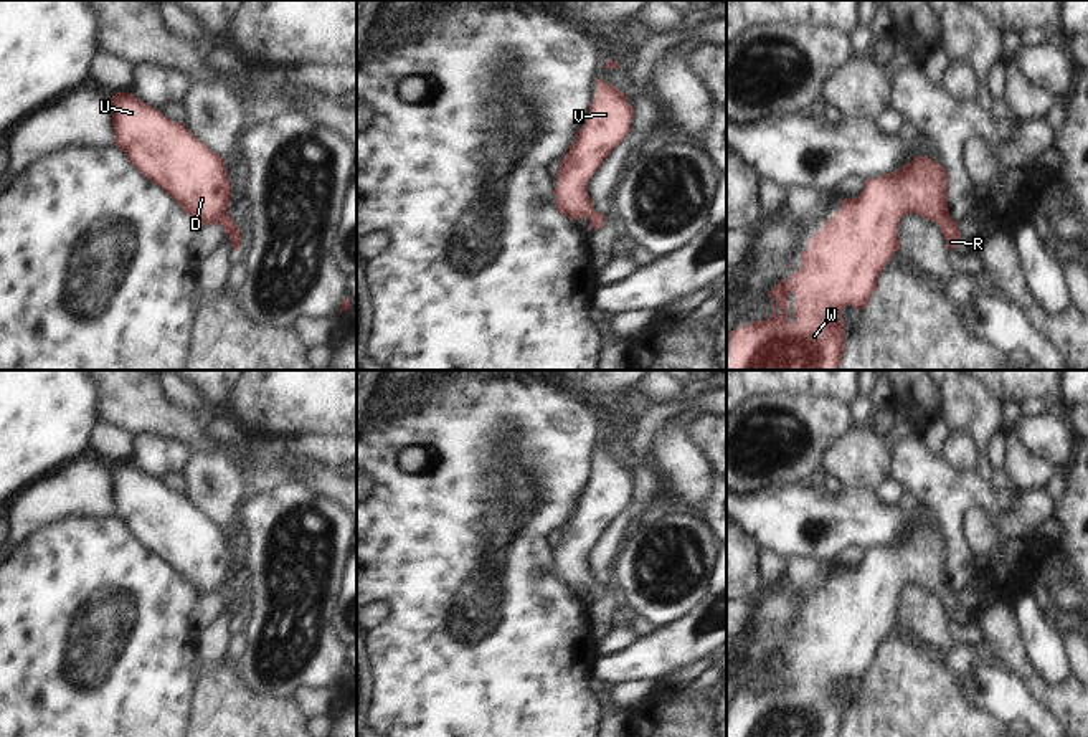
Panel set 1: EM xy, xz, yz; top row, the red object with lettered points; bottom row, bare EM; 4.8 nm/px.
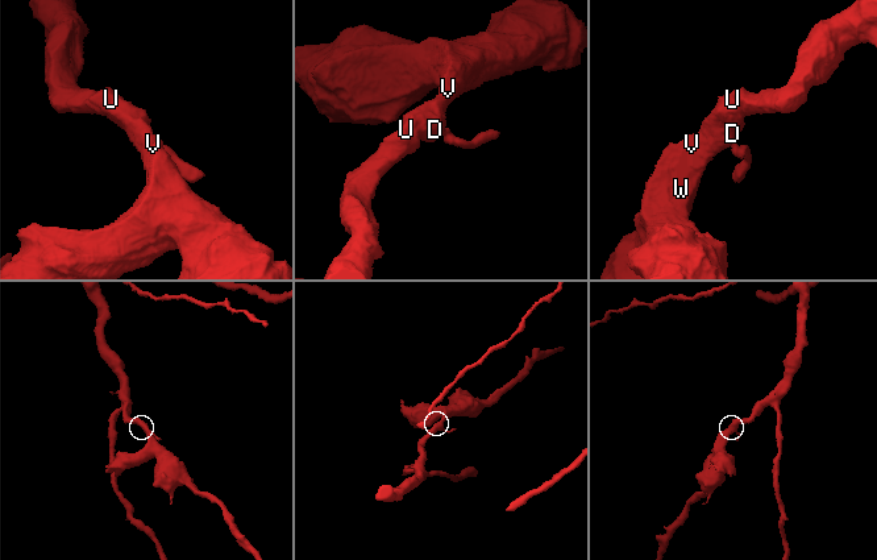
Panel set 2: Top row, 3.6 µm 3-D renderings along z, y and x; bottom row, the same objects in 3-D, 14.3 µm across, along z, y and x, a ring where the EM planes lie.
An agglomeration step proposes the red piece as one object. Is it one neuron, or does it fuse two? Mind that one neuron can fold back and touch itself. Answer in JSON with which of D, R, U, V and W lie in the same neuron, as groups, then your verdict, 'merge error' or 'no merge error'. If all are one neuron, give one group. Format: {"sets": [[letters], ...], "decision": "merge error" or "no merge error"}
{"sets": [["D", "R", "U", "V", "W"]], "decision": "no merge error"}

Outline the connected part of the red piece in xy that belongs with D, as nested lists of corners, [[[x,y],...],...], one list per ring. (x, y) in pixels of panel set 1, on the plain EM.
[[[117,463],[112,468],[114,516],[127,530],[140,540],[147,550],[163,559],[182,580],[201,597],[216,593],[223,605],[231,608],[231,616],[239,620],[241,597],[228,585],[229,552],[223,529],[200,512],[183,492],[172,492],[158,479],[142,473],[130,463]]]

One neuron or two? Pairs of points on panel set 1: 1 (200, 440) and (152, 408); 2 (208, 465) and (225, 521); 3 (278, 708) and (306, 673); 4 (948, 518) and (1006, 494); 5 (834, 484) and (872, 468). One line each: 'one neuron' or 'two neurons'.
1: one neuron
2: one neuron
3: two neurons
4: one neuron
5: two neurons

